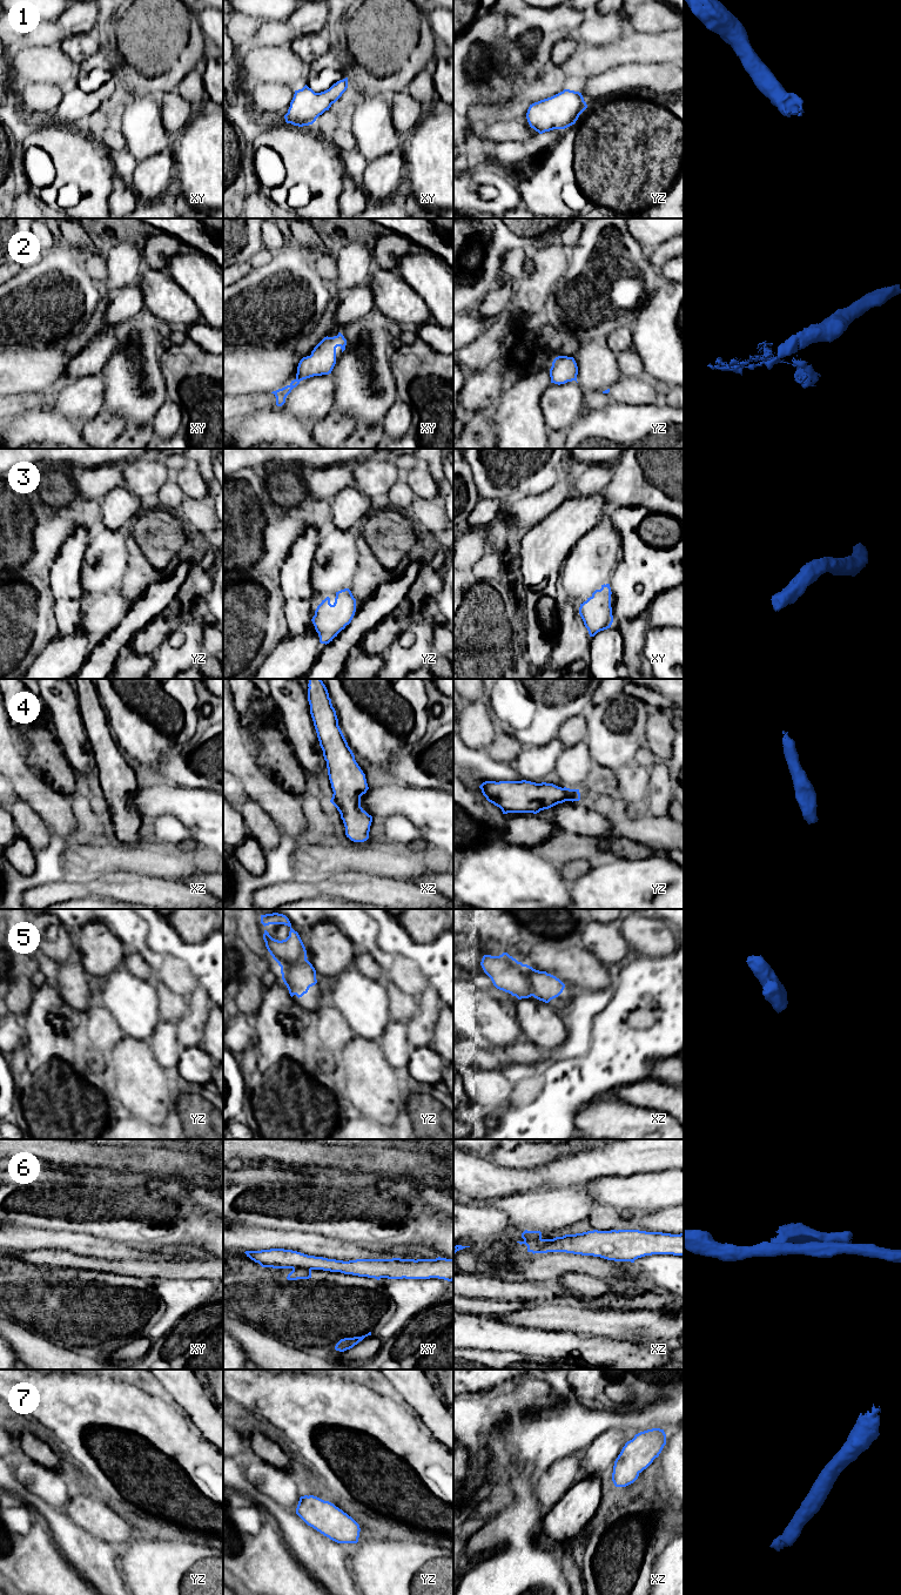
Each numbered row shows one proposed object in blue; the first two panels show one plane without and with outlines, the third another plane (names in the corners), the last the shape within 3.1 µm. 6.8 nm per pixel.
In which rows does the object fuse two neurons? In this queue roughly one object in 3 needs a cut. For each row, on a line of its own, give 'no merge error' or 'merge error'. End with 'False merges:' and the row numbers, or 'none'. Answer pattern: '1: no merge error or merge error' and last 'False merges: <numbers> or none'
1: no merge error
2: merge error
3: no merge error
4: no merge error
5: merge error
6: merge error
7: no merge error
False merges: 2, 5, 6

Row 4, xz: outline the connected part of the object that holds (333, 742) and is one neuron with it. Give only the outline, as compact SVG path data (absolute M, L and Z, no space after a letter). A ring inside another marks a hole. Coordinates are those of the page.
M309 679L308 687L310 714L334 792L330 802L341 814L347 837L364 842L372 822L372 816L361 807L361 796L369 789L365 774L338 726L325 685L321 679Z

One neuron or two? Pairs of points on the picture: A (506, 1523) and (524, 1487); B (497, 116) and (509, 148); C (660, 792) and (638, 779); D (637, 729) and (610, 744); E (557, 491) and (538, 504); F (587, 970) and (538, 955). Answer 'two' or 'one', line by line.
A: one
B: two
C: two
D: one
E: one
F: one

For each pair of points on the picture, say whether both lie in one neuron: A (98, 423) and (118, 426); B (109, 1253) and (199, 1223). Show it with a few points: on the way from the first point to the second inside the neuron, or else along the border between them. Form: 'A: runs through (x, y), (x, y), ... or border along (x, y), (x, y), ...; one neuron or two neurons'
A: runs through (102, 426), (113, 426); one neuron
B: border along (107, 1238), (143, 1247); two neurons

